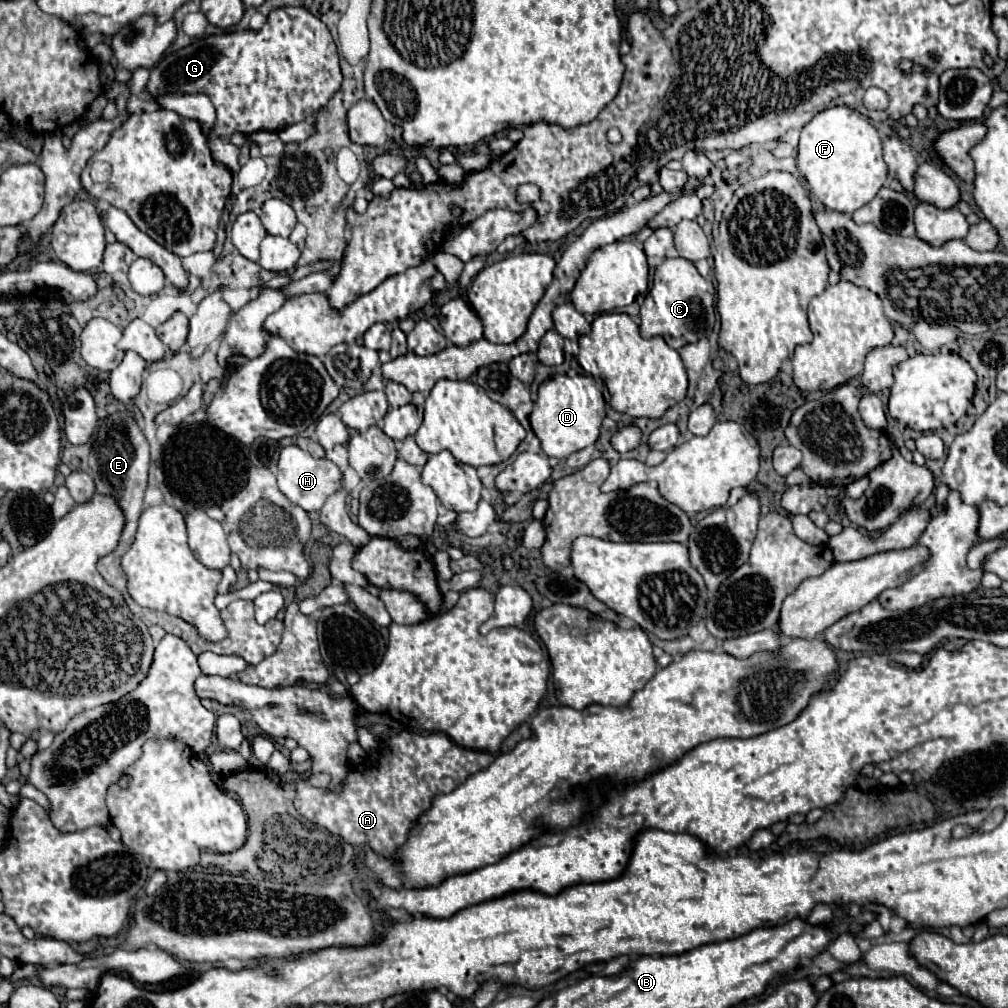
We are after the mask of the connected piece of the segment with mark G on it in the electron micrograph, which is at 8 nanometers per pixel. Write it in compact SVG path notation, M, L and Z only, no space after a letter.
M278 7L270 11L268 21L262 29L252 31L226 31L204 35L180 51L168 53L162 63L150 71L146 89L152 95L164 93L204 93L216 107L216 133L228 139L232 133L256 133L272 131L278 133L288 125L314 117L340 89L342 73L338 63L336 43L328 27L314 17L306 7Z

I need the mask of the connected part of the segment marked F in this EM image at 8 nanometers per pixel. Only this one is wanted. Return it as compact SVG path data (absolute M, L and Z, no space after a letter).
M846 105L820 111L802 129L796 163L822 205L842 213L854 213L870 203L888 175L878 131L867 117Z

